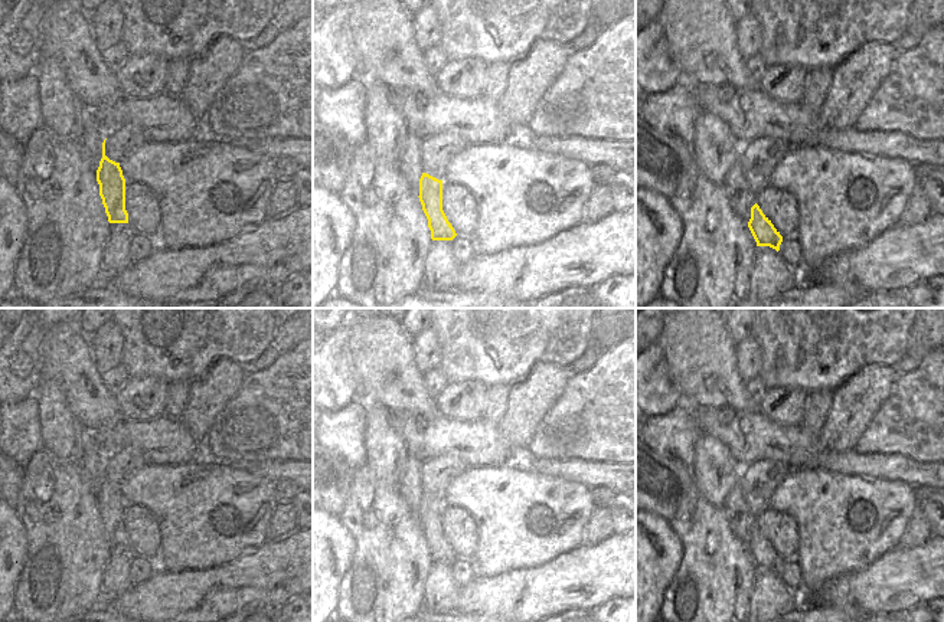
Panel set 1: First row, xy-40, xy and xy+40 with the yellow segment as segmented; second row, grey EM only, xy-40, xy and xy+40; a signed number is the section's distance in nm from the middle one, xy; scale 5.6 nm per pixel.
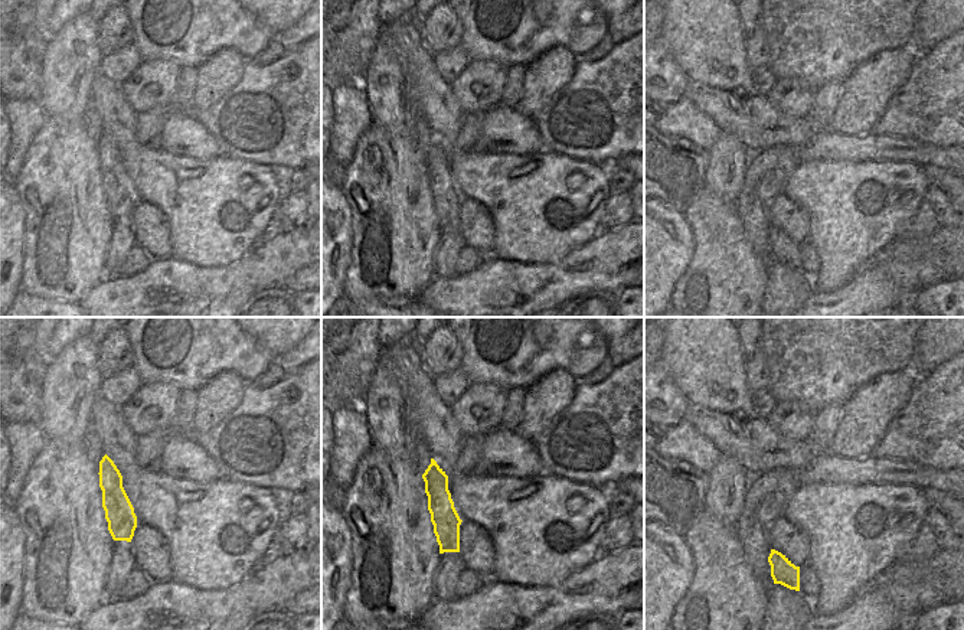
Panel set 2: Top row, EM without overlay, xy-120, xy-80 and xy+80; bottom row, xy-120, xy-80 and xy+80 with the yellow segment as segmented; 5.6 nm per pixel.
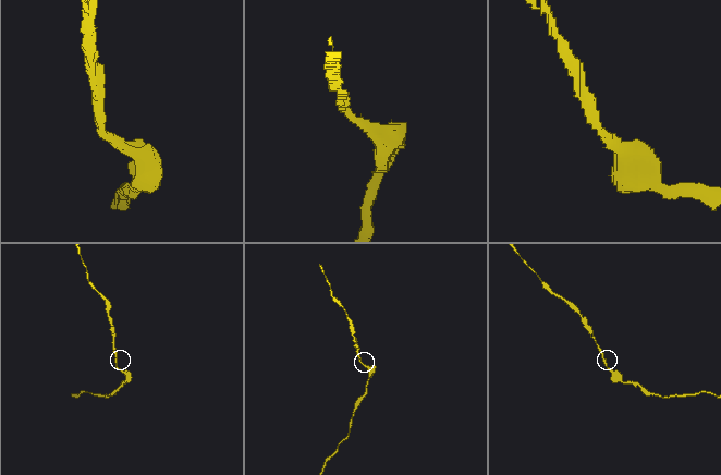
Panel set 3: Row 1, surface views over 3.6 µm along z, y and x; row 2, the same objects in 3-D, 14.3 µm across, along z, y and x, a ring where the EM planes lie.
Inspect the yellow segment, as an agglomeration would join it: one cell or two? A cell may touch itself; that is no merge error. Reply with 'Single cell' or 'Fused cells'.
Single cell.

